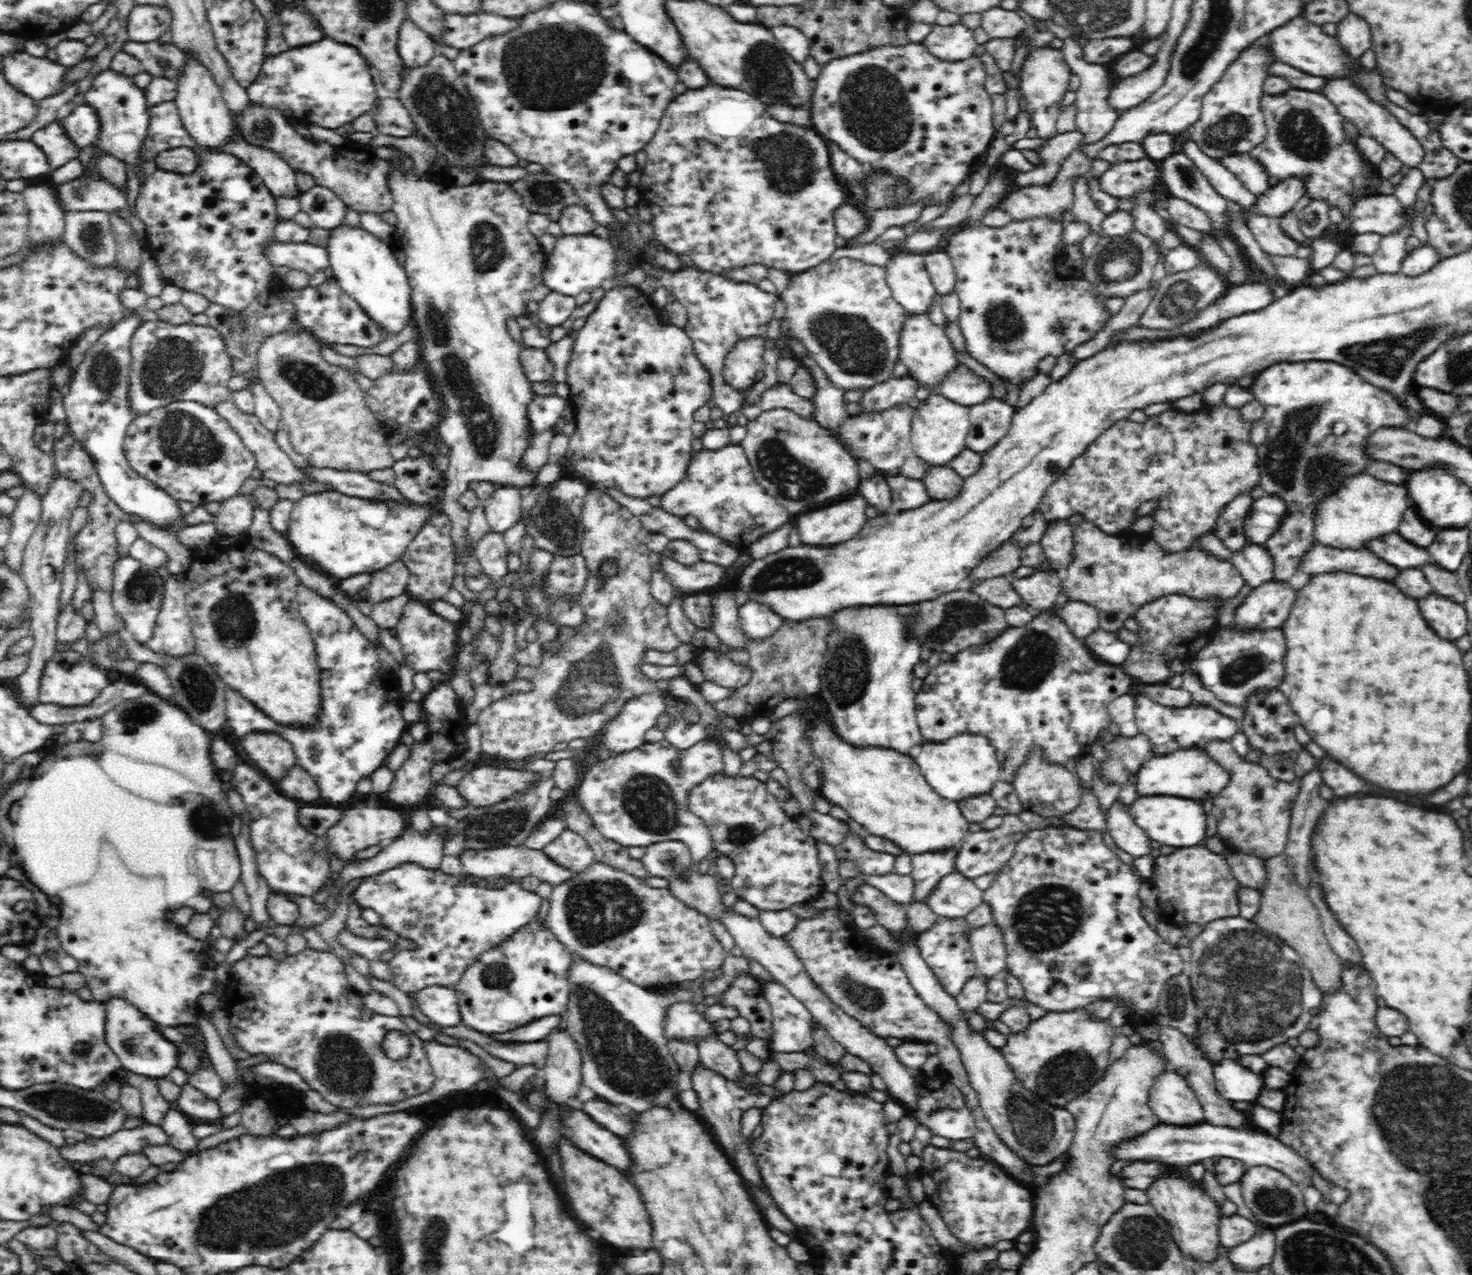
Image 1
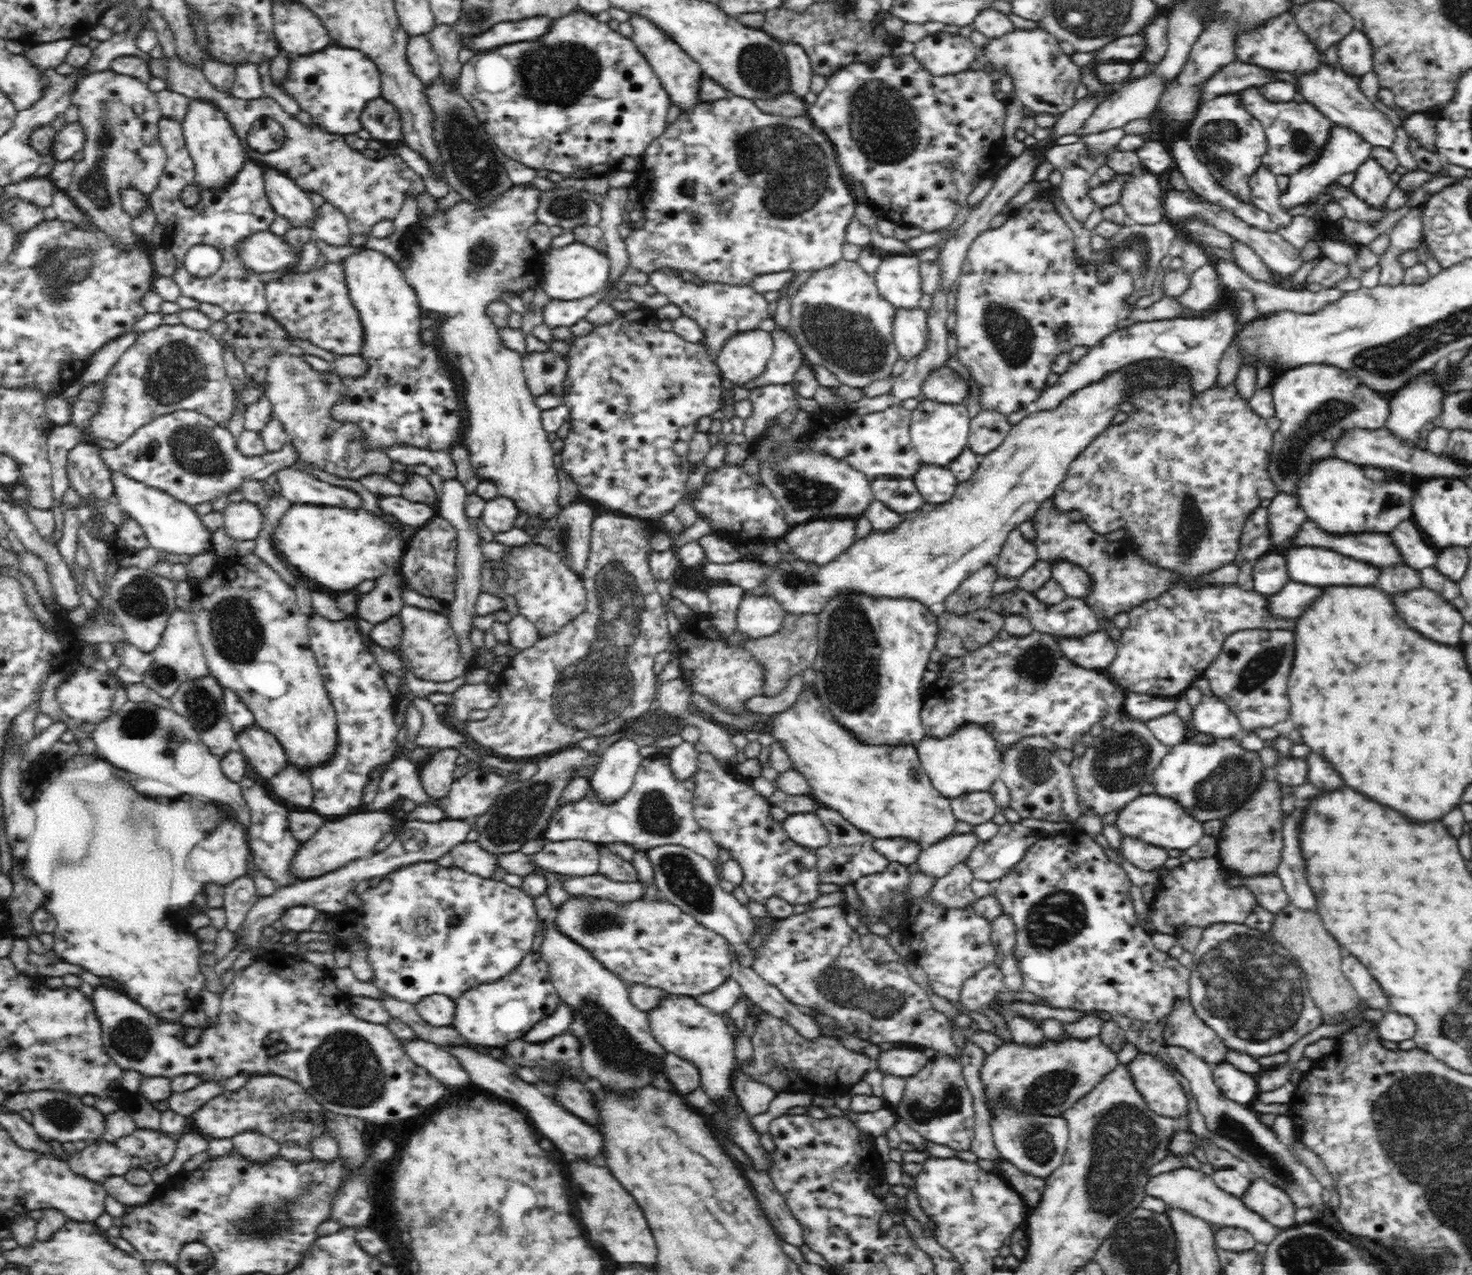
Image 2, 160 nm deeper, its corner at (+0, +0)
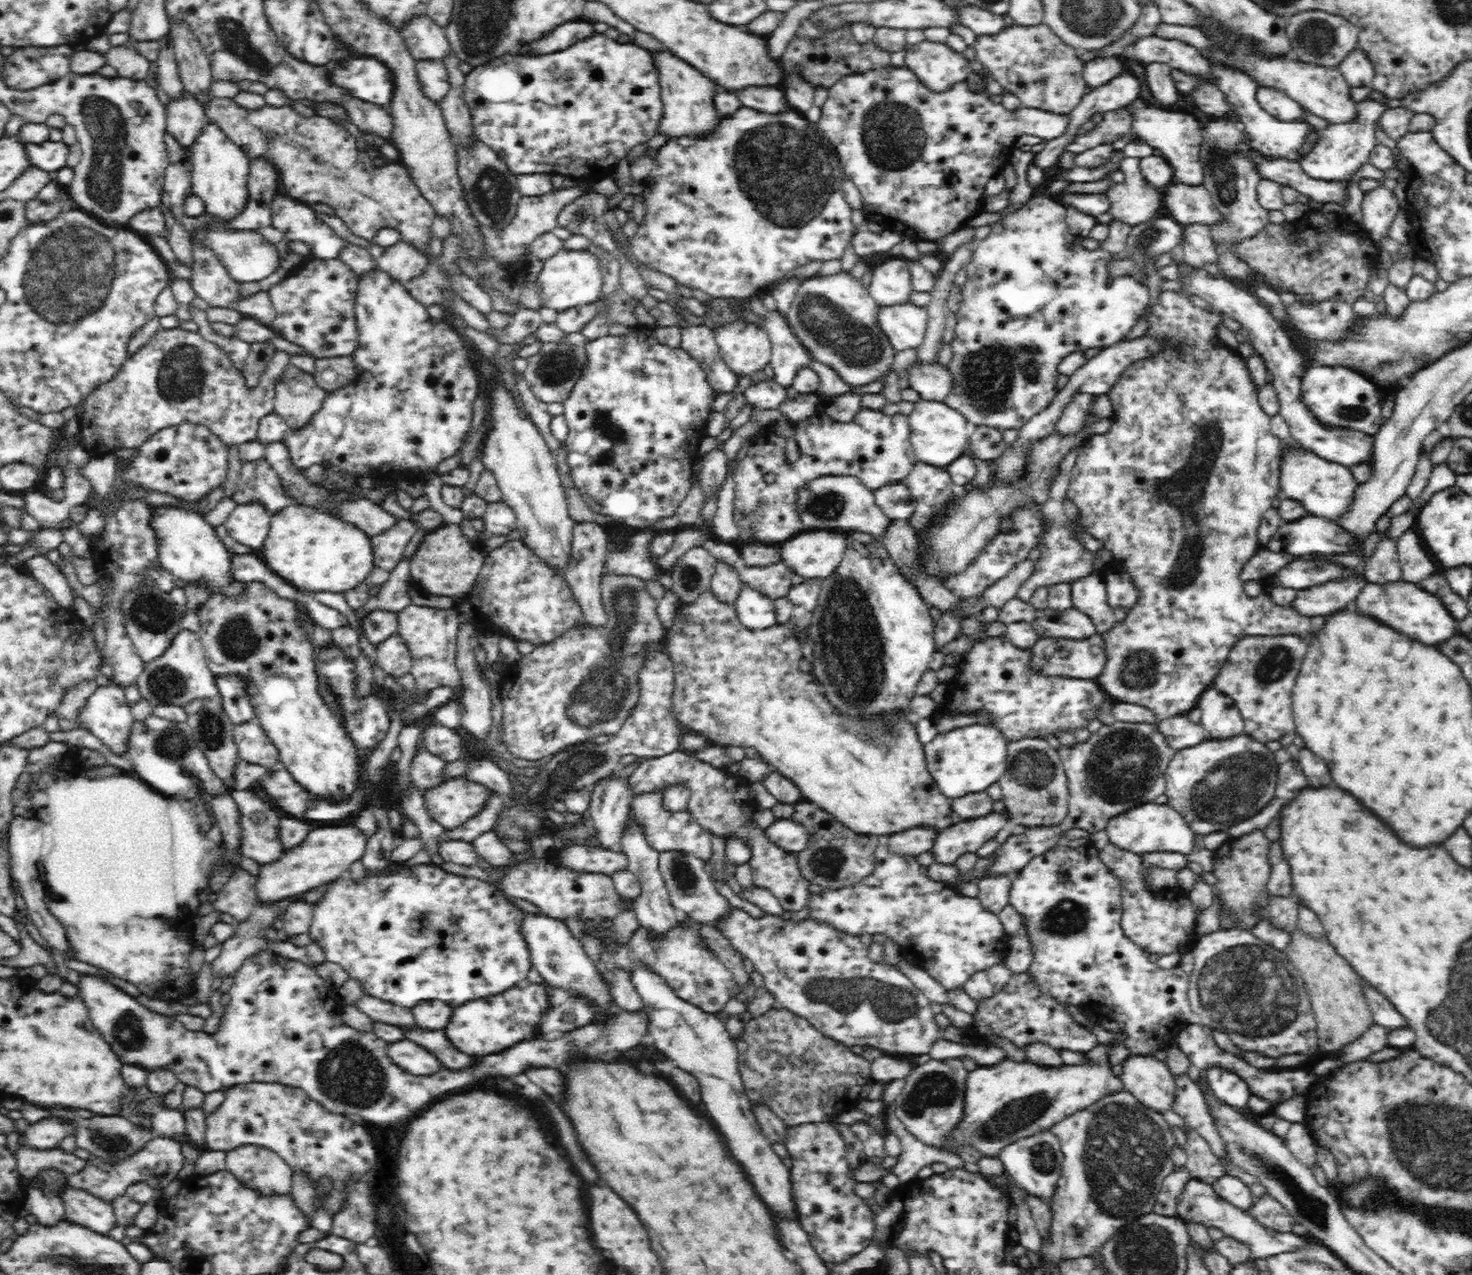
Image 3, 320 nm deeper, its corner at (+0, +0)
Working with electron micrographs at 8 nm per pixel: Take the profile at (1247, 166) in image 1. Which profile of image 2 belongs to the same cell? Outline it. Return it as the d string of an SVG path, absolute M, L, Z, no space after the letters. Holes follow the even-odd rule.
M1262 165L1260 168L1256 168L1256 172L1250 176L1248 180L1248 187L1250 187L1250 198L1252 205L1258 208L1259 212L1264 212L1268 215L1268 219L1271 220L1275 227L1290 226L1292 222L1292 216L1282 210L1279 203L1280 189L1278 189L1276 176L1270 172L1270 170Z

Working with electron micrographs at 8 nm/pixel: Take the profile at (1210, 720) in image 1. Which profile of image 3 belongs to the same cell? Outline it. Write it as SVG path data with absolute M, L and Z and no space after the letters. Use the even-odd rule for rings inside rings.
M1208 685L1198 697L1195 707L1200 708L1200 724L1209 738L1230 738L1244 734L1245 722L1230 697L1213 685Z

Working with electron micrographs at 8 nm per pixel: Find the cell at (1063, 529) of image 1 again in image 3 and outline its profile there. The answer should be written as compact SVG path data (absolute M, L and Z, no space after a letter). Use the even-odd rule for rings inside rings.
M1093 573L1069 584L1072 606L1088 613L1099 635L1108 632L1118 622L1106 604L1106 586L1101 574Z

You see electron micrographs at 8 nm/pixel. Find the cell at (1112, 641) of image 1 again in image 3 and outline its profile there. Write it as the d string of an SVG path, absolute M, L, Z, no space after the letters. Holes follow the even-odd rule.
M1097 632L1083 639L1046 637L1038 638L1033 646L1033 664L1047 675L1066 675L1072 678L1096 679L1108 659L1105 638Z

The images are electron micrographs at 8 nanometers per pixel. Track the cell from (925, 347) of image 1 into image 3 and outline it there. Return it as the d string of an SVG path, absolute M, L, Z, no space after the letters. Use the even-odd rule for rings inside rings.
M910 303L881 307L878 323L892 346L900 352L916 350L922 344L927 322L925 308Z

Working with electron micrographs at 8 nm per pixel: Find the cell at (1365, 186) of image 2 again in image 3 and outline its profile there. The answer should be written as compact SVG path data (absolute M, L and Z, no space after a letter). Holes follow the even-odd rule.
M1376 186L1374 190L1364 193L1361 209L1363 214L1362 227L1371 240L1377 241L1387 235L1389 224L1392 222L1396 211L1399 209L1394 191L1388 190L1386 186Z

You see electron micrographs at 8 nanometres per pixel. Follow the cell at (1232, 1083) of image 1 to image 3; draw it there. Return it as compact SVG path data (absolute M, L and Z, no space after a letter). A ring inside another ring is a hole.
M1219 1067L1207 1069L1204 1074L1216 1097L1230 1106L1246 1108L1246 1102L1252 1092L1240 1075Z

